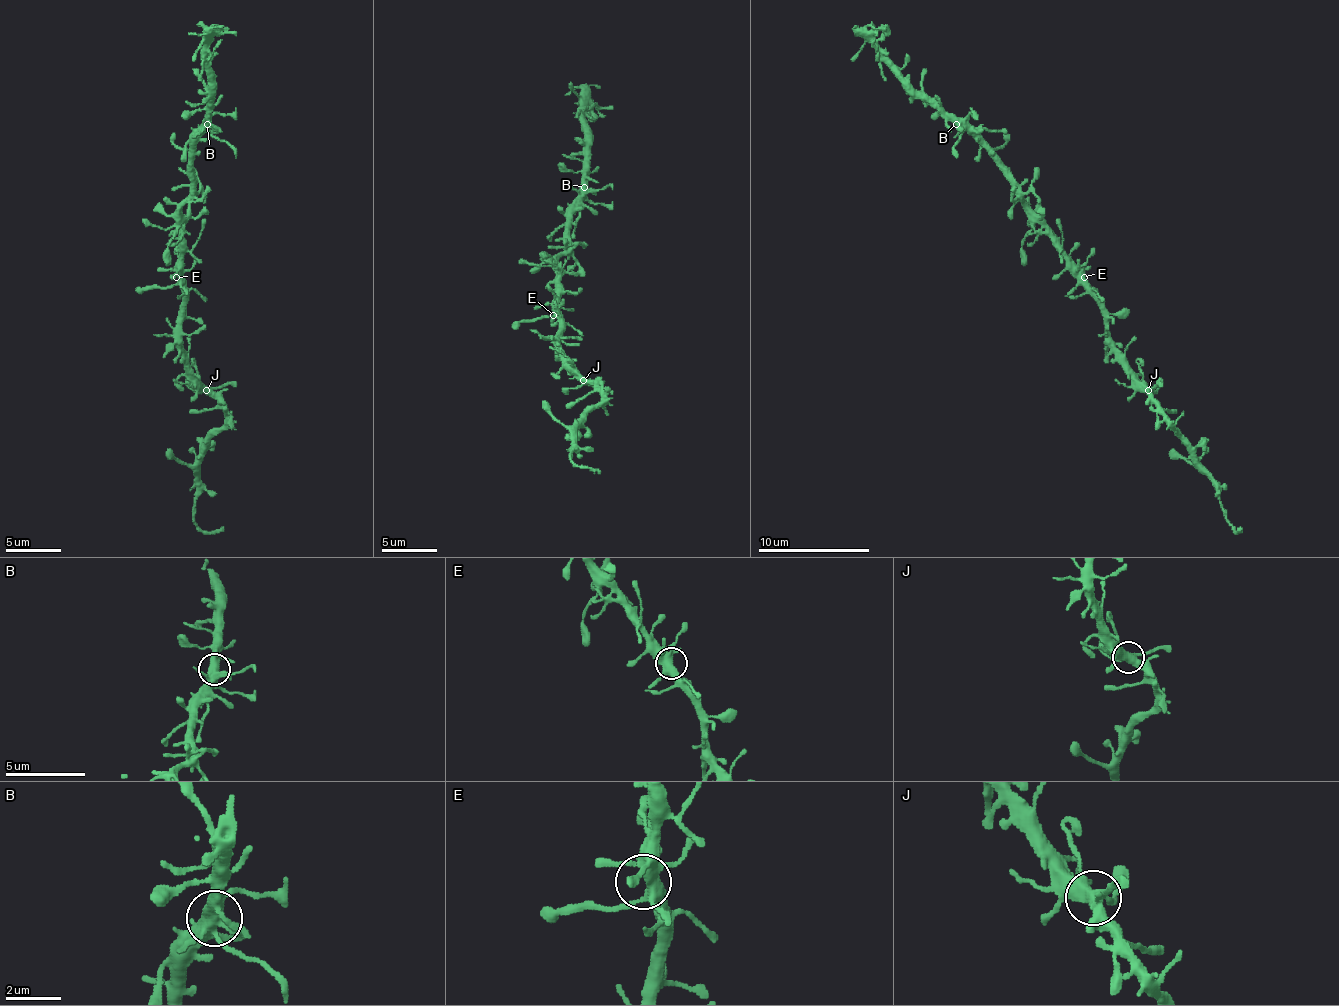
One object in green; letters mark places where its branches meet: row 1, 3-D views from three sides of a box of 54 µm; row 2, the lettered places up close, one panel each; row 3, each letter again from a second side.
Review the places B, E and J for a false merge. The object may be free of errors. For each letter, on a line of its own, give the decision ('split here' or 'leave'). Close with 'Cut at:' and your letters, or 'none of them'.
B: leave
E: leave
J: leave
Cut at: none of them

